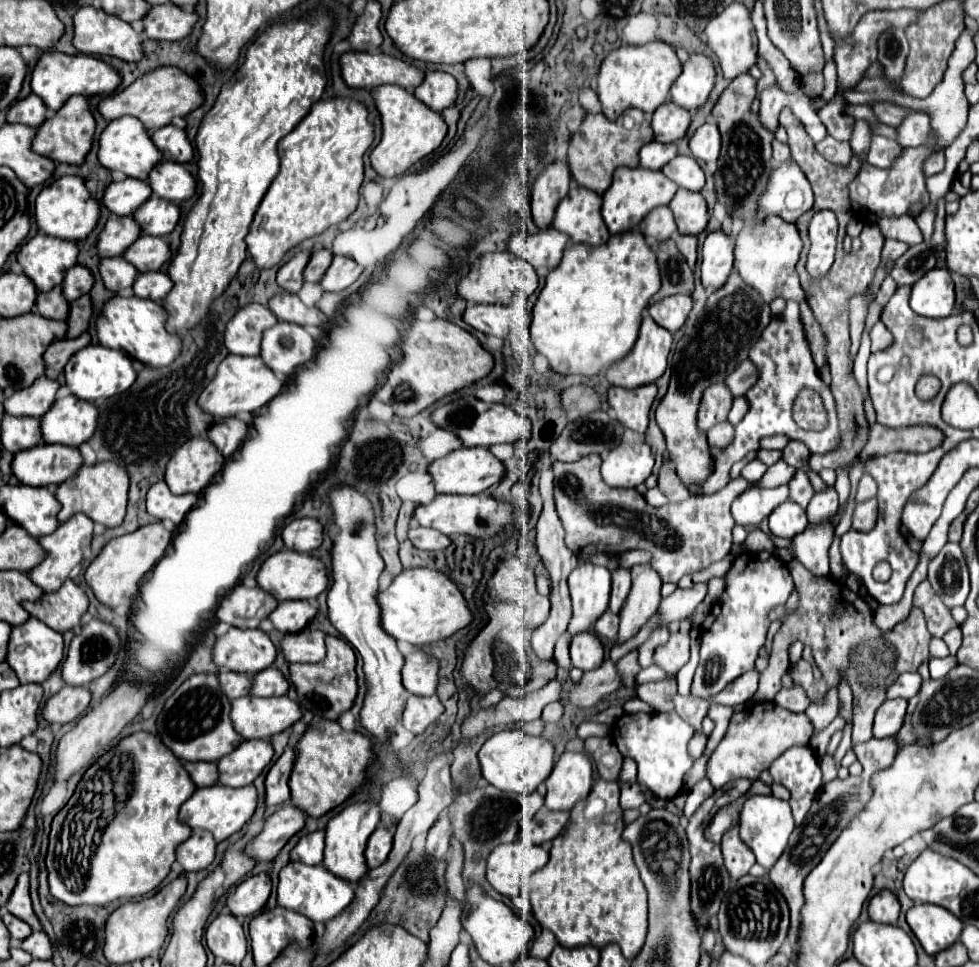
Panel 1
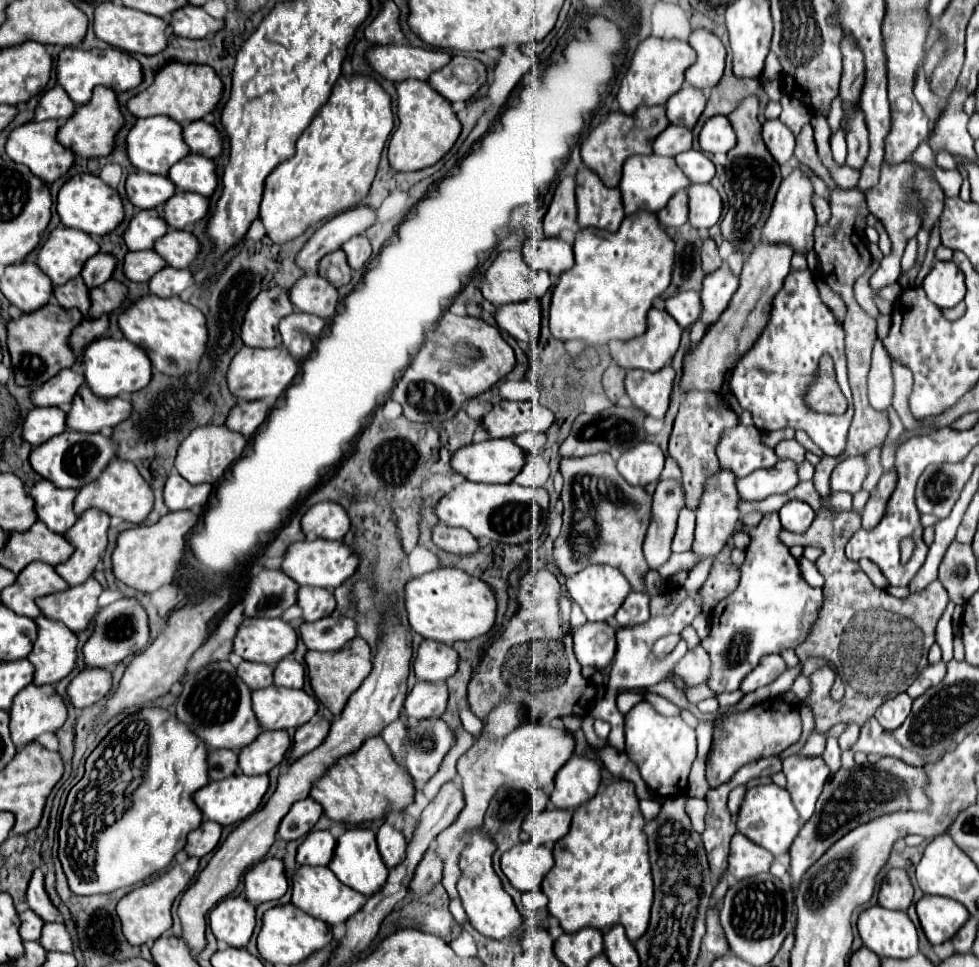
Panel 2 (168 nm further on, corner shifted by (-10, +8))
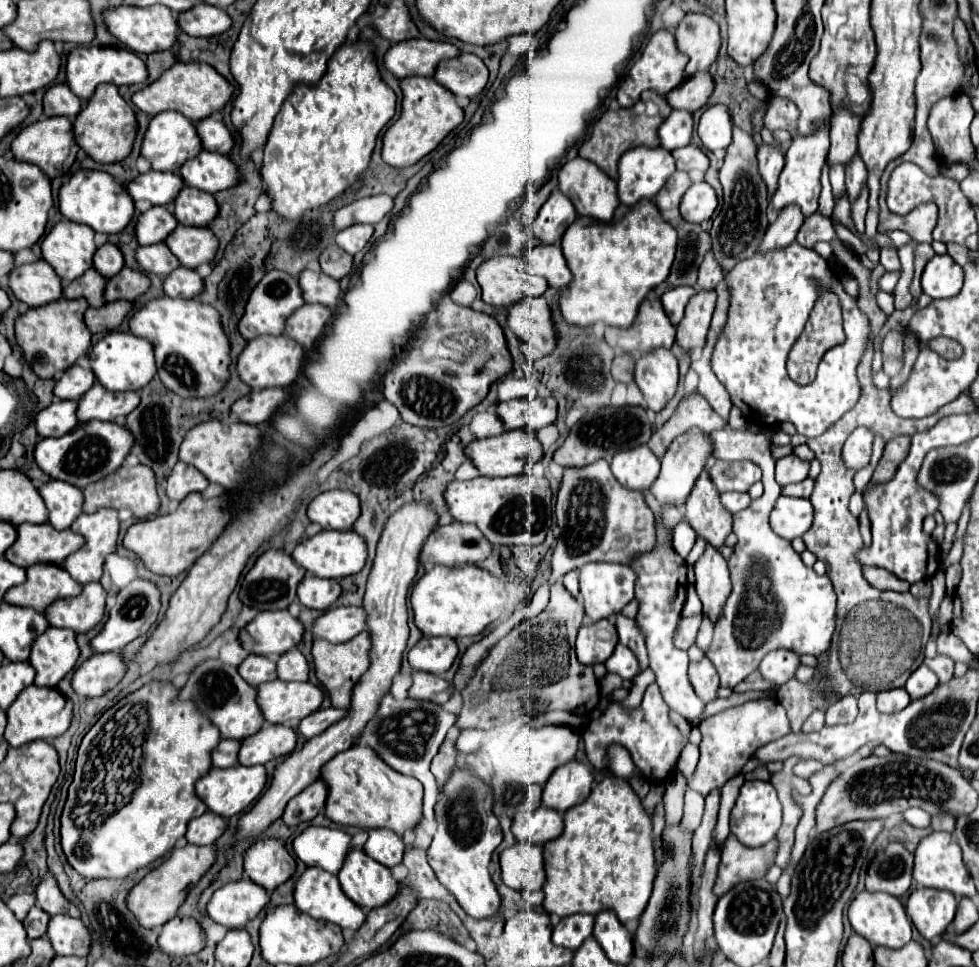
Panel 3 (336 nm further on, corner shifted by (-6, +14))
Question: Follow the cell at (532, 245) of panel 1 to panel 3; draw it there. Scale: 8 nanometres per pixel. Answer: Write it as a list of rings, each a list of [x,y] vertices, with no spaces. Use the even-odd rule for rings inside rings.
[[[530,245],[526,249],[524,261],[528,263],[530,273],[542,275],[548,281],[548,285],[554,287],[556,291],[568,289],[572,273],[558,245]]]

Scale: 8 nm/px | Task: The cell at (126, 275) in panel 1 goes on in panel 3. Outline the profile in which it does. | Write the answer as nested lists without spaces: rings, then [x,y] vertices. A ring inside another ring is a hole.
[[[156,243],[156,245],[148,245],[148,247],[138,247],[136,251],[136,259],[140,263],[140,267],[146,273],[156,273],[156,275],[170,275],[174,269],[180,267],[180,261],[176,259],[176,255],[164,245],[164,243]]]

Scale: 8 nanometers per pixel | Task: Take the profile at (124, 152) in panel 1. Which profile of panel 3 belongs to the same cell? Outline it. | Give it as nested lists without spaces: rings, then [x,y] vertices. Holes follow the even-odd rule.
[[[164,111],[164,113],[154,115],[150,119],[148,131],[146,131],[144,141],[142,141],[142,155],[152,161],[152,169],[154,171],[178,173],[180,167],[188,159],[196,157],[200,151],[202,151],[202,143],[200,143],[200,137],[196,133],[196,127],[182,113],[178,113],[178,111]]]

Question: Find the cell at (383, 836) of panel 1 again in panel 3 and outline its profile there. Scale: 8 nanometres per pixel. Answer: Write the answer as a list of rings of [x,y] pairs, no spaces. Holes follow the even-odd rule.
[[[372,829],[368,841],[364,843],[364,853],[386,867],[394,867],[402,863],[404,843],[396,833],[388,829]]]

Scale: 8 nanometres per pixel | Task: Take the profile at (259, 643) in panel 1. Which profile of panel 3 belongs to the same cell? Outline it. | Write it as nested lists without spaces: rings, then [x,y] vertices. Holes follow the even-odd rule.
[[[286,609],[260,611],[242,631],[242,647],[256,655],[282,655],[302,641],[304,625]]]

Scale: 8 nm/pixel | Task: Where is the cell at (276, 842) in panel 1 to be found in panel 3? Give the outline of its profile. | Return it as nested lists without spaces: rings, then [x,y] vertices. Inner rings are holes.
[[[316,779],[310,783],[304,791],[300,791],[296,797],[292,797],[284,809],[282,821],[288,827],[296,827],[304,821],[310,821],[318,815],[318,811],[324,807],[328,797],[328,787],[322,779]]]

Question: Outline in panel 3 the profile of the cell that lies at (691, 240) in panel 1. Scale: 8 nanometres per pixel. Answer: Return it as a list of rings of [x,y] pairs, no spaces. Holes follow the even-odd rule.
[[[706,253],[700,271],[698,271],[698,289],[700,291],[714,291],[716,285],[724,279],[720,265],[716,265],[716,259],[712,253]]]

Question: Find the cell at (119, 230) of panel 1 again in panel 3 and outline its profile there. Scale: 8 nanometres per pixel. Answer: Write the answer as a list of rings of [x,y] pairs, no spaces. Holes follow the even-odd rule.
[[[152,207],[150,211],[142,213],[136,223],[136,237],[140,245],[154,245],[164,241],[174,229],[178,221],[168,211],[168,207]]]

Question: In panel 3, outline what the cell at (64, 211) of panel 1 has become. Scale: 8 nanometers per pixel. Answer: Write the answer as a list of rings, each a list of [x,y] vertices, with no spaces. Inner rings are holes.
[[[76,171],[68,183],[62,185],[58,195],[62,215],[74,223],[86,223],[98,233],[120,233],[134,217],[134,201],[124,187],[106,171]]]

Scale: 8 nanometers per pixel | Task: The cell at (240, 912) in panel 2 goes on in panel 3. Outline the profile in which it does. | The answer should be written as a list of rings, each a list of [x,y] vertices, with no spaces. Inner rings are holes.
[[[240,879],[214,891],[206,911],[216,923],[228,929],[240,929],[246,921],[254,919],[268,901],[270,893],[264,887],[250,879]]]

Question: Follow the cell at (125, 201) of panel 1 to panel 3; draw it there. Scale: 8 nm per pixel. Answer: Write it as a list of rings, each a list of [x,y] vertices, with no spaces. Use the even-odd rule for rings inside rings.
[[[148,171],[144,175],[138,175],[128,185],[128,193],[132,195],[134,201],[146,199],[152,205],[168,205],[182,191],[182,187],[184,187],[184,181],[178,173]]]

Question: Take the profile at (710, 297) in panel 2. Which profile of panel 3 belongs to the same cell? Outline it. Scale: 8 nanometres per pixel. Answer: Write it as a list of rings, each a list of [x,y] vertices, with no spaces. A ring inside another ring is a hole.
[[[700,291],[686,305],[684,319],[676,327],[676,345],[682,347],[686,353],[690,353],[696,347],[702,349],[706,345],[714,305],[716,305],[714,291],[708,291],[708,293]]]

